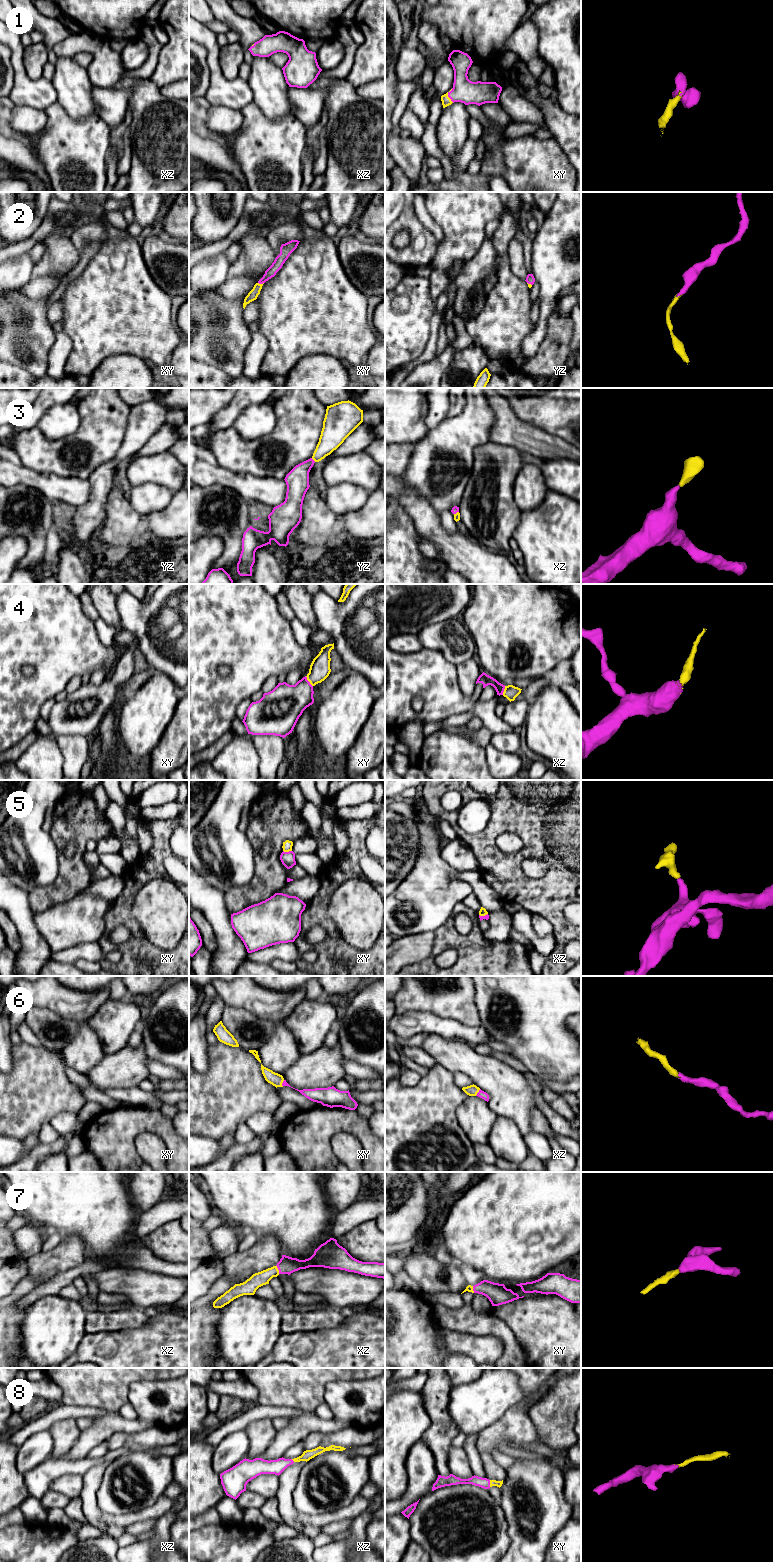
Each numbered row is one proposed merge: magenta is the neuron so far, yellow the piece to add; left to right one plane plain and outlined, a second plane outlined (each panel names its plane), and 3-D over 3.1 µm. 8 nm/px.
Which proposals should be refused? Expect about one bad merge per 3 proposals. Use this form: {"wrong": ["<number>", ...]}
{"wrong": ["5"]}

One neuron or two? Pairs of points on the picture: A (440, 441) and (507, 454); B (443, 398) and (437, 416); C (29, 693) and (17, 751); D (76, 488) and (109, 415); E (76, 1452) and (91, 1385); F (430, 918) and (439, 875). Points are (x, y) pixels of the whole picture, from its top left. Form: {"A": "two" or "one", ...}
{"A": "two", "B": "one", "C": "two", "D": "two", "E": "two", "F": "one"}

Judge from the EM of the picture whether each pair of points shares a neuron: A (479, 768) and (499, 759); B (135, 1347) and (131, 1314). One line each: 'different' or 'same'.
A: different
B: different

